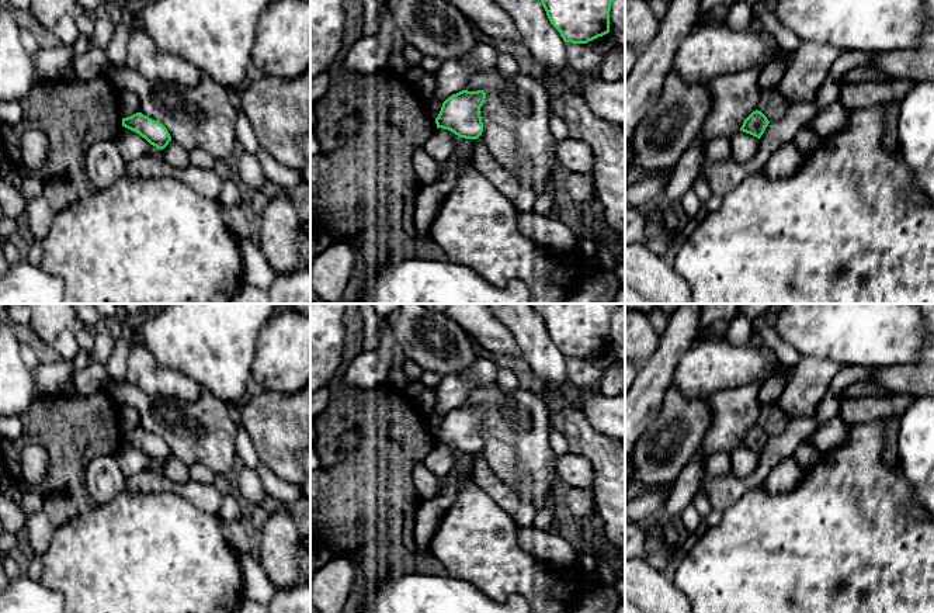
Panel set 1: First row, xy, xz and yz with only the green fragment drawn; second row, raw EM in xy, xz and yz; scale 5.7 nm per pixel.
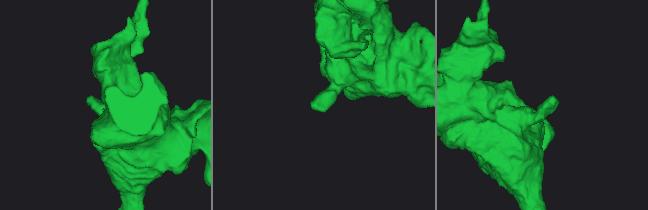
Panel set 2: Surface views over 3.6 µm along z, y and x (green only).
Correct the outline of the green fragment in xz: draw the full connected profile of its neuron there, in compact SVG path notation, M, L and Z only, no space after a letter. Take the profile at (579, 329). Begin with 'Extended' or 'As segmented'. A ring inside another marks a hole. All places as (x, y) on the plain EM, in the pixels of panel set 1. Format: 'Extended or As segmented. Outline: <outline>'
As segmented. Outline: M530 304L565 357L587 359L610 347L610 325L621 304Z

